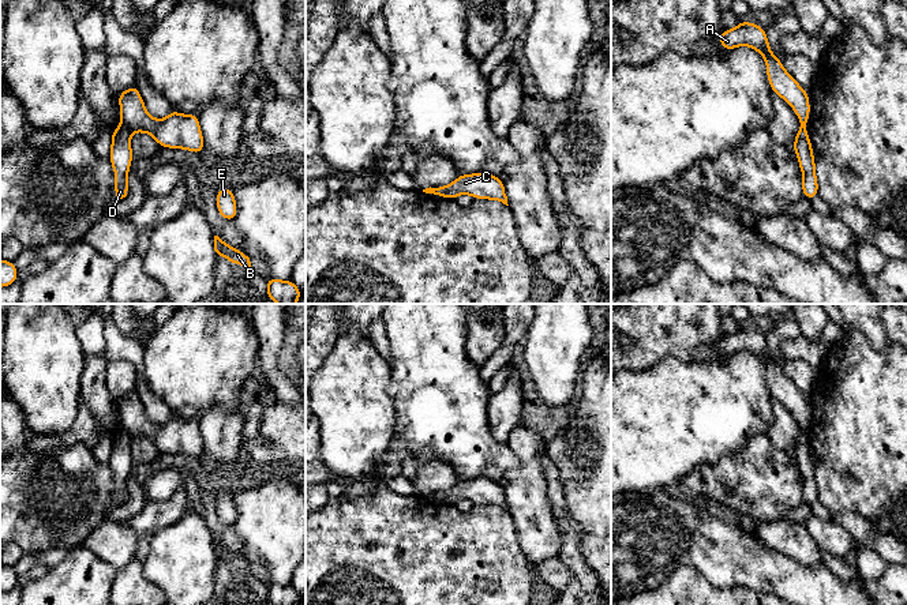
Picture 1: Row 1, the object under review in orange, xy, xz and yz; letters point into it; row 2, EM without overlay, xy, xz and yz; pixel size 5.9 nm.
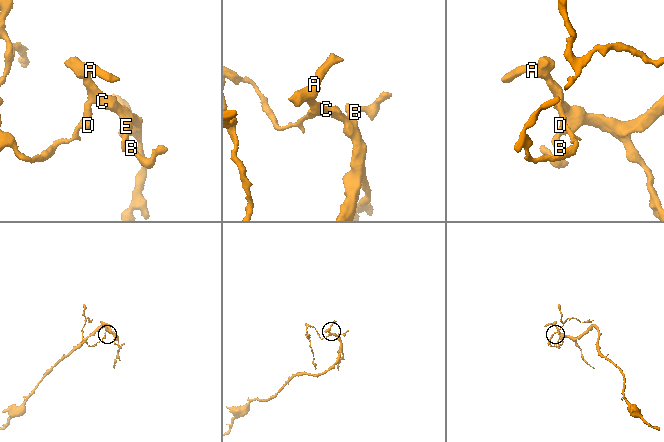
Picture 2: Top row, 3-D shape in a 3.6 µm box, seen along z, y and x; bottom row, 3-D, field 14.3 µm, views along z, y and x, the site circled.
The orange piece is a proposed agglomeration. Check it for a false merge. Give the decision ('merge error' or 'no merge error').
merge error

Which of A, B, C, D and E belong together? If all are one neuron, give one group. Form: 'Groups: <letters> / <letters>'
Groups: A B C E / D

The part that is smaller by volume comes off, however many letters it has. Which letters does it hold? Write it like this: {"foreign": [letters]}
{"foreign": ["D"]}

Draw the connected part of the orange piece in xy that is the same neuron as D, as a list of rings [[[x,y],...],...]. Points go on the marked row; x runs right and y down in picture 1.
[[[123,123],[112,131],[109,159],[116,176],[115,193],[117,202],[127,196],[130,191],[128,169],[132,165],[131,129]]]

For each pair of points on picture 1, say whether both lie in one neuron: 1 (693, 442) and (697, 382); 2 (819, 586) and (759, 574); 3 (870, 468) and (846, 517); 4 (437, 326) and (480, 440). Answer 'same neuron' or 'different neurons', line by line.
1: same neuron
2: same neuron
3: different neurons
4: same neuron

